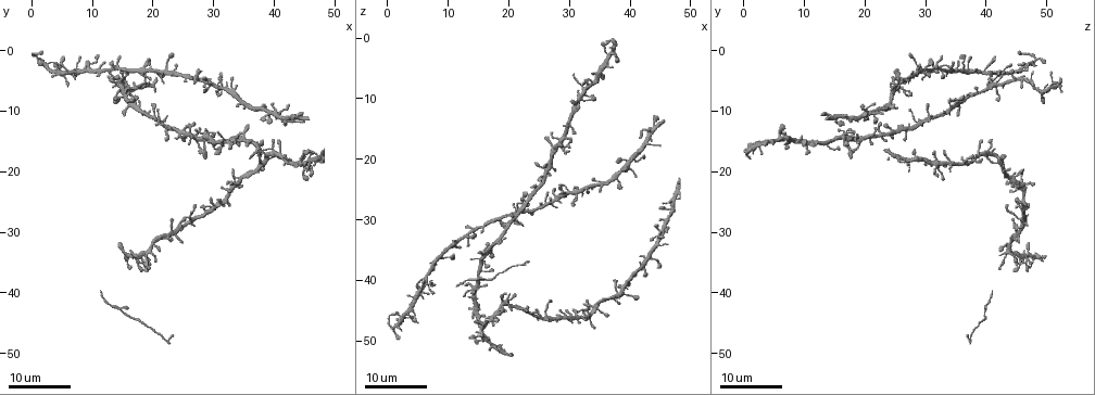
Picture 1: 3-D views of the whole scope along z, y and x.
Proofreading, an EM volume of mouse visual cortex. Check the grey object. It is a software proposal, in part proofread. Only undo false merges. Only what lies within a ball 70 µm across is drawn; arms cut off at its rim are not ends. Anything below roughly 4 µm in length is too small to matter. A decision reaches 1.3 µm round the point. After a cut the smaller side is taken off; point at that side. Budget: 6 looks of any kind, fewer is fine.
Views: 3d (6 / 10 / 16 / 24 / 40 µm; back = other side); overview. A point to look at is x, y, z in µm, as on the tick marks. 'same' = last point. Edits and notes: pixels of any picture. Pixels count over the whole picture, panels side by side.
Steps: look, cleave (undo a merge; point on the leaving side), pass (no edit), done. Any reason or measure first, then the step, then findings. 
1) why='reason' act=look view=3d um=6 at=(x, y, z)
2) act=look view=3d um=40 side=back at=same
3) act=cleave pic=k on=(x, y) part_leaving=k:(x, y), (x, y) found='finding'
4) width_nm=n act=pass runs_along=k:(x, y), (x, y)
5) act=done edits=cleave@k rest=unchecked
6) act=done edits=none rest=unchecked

why='four-way junction' act=look view=3d um=24 at=(2.0, 2.0, 47.5)

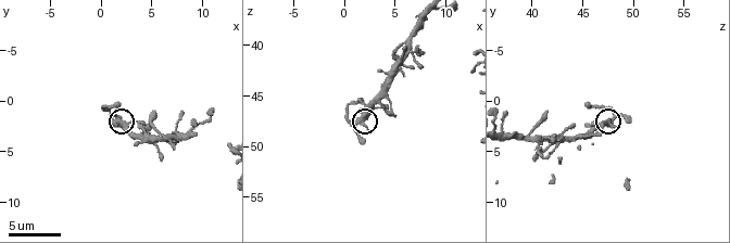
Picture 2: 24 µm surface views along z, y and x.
why='closer look' act=look view=3d um=6 at=(1.6, 2.0, 47.6)

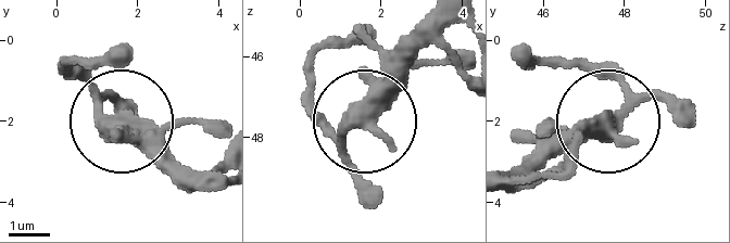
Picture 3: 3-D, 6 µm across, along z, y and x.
arms=4 act=pass found='one neuron here'

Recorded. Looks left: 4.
why='side arm on a straight run' act=look view=3d um=16 at=(15.0, 43.0, 40.0)

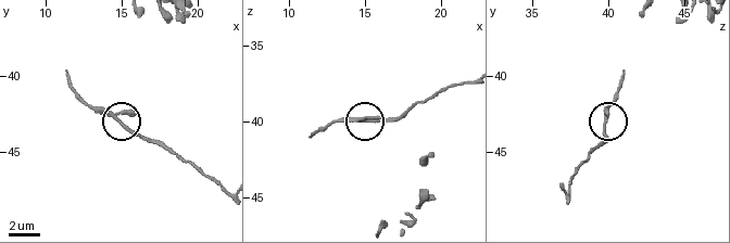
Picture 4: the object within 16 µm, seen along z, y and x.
act=look view=3d um=6 at=(14.6, 43.0, 39.6)

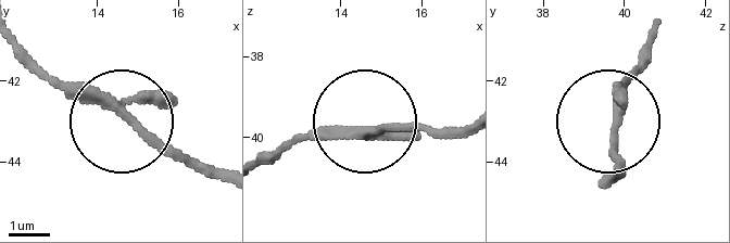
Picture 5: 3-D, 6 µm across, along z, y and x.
width_nm=200 act=pass found='all the same neuron'

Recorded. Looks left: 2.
why='looks like a crossing' act=look view=3d um=16 at=(19.0, 33.5, 43.5)

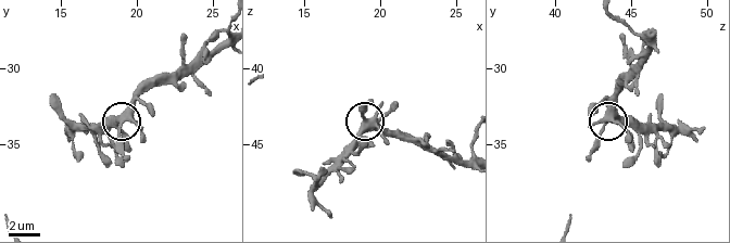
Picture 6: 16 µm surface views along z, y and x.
act=look view=3d um=6 at=(18.8, 33.4, 44.0)

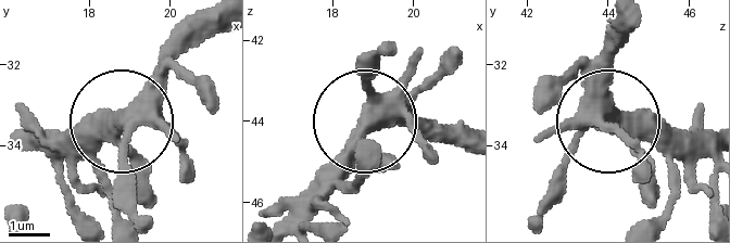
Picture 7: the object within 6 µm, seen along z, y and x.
width_nm=390 act=pass found='continuous, no second neuron'

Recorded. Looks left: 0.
act=done edits=none rest=unchecked

